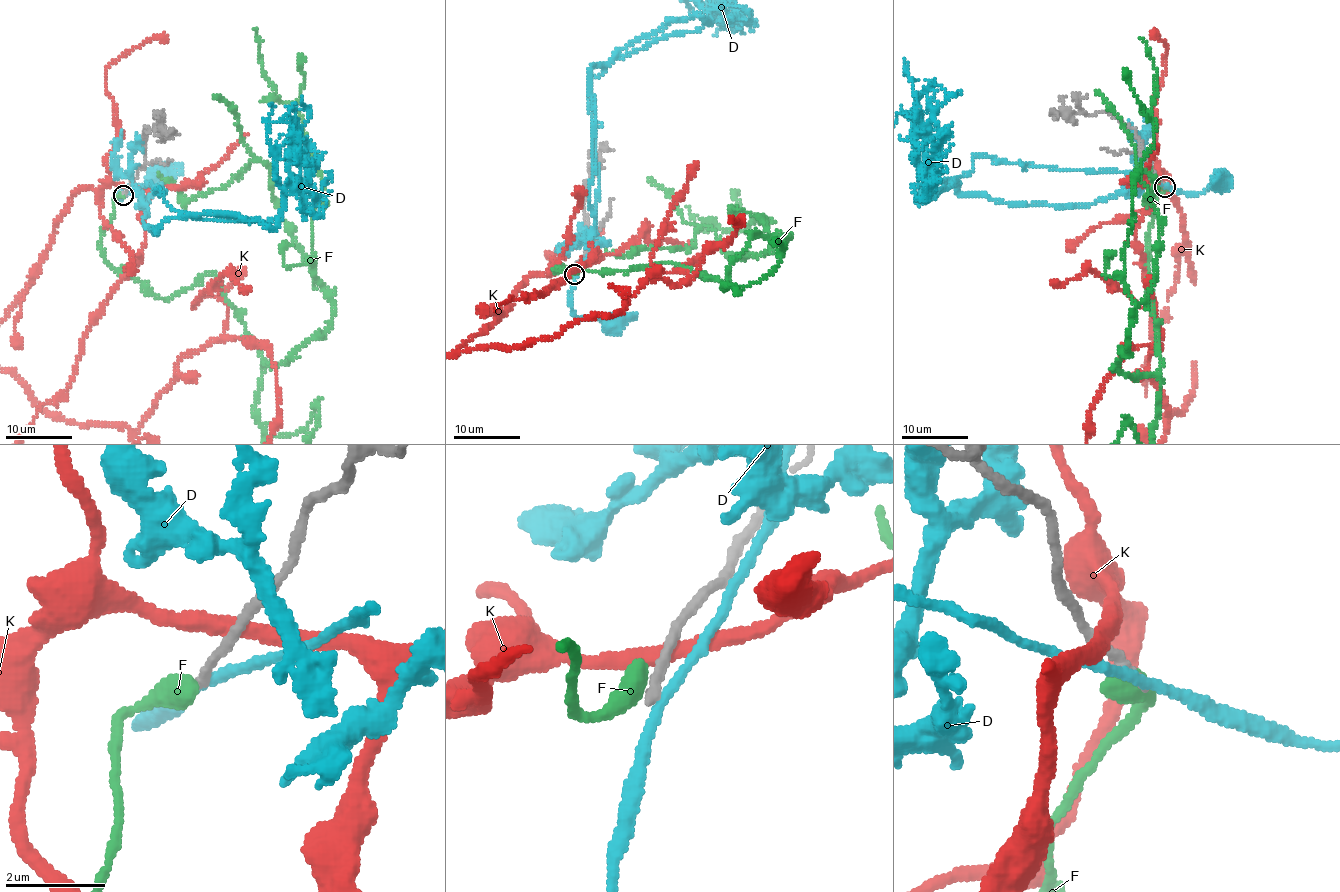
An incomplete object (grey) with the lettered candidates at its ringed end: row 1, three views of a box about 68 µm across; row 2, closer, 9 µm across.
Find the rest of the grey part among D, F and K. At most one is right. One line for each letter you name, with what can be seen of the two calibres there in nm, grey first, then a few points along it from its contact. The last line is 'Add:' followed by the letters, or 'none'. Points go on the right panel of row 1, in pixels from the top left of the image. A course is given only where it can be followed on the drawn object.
Add: none

